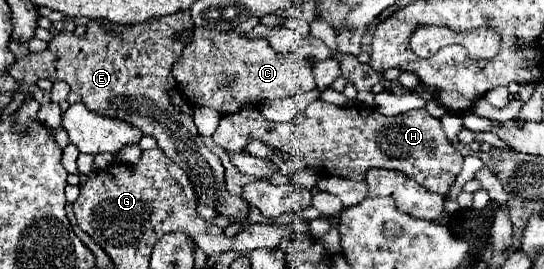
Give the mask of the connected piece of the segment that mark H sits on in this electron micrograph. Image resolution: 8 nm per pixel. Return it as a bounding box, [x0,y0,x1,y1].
[212,100,464,194]

